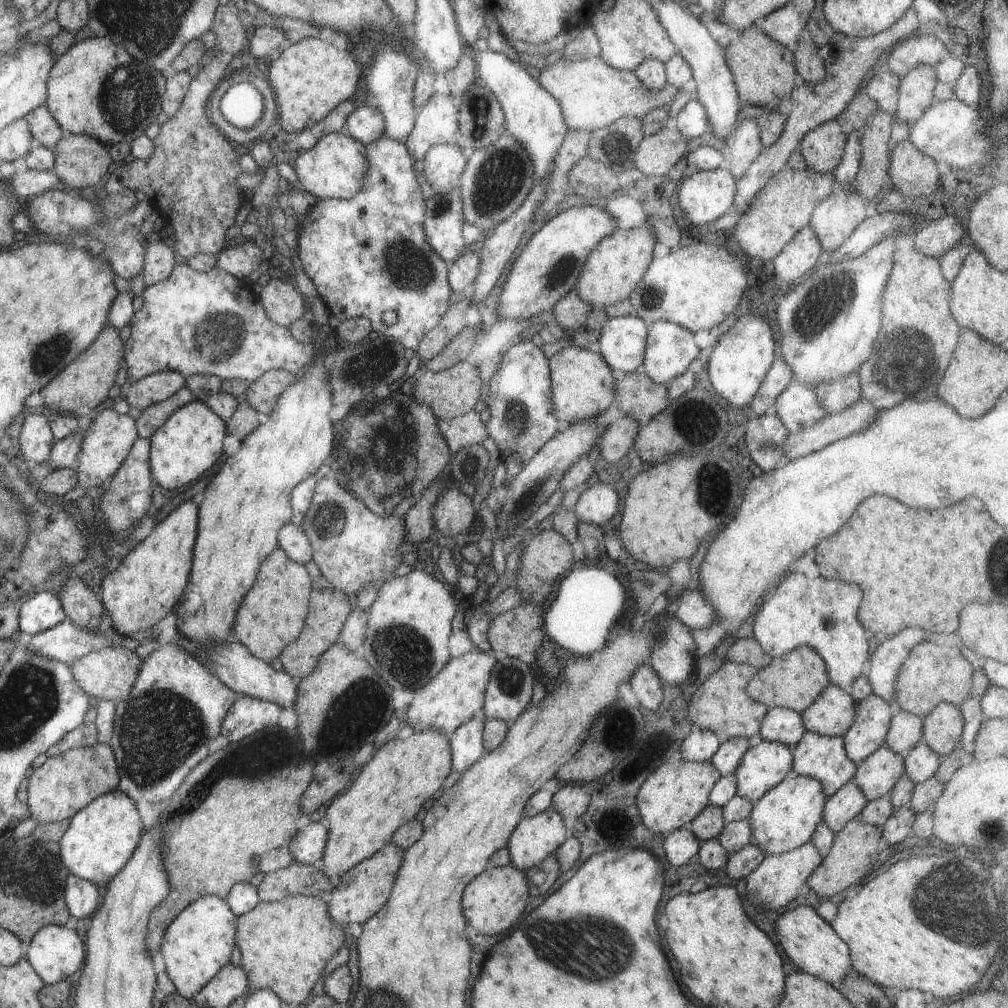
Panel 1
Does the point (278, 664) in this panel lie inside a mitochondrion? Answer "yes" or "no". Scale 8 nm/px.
no

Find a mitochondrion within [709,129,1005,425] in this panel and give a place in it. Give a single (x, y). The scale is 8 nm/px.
(907, 361)

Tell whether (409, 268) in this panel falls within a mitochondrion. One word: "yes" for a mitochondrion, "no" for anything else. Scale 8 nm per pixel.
yes

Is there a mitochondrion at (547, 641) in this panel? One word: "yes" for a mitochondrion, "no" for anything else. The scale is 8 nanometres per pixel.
no

